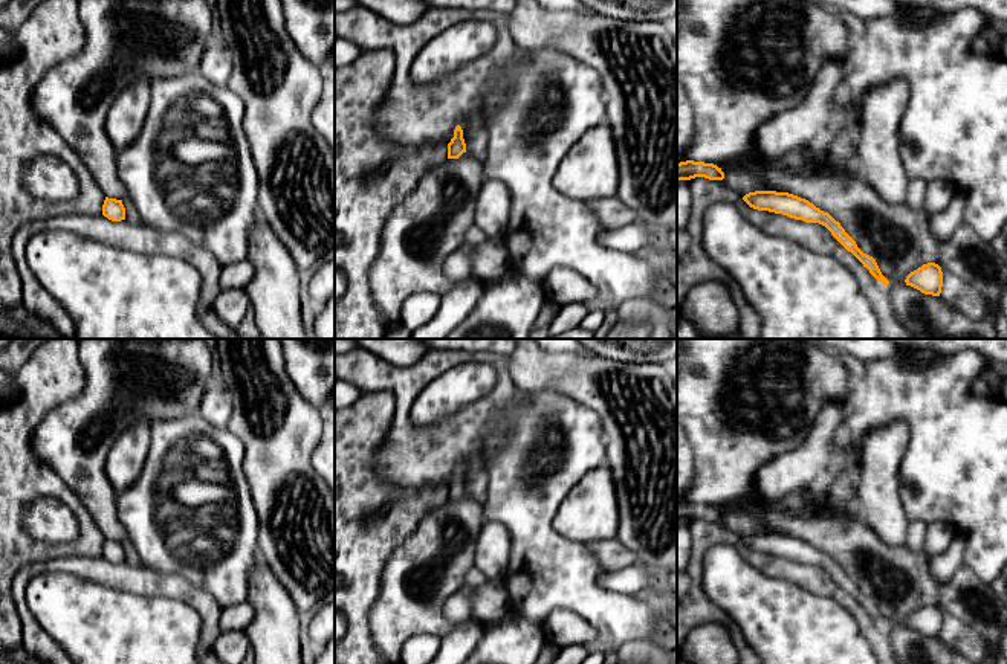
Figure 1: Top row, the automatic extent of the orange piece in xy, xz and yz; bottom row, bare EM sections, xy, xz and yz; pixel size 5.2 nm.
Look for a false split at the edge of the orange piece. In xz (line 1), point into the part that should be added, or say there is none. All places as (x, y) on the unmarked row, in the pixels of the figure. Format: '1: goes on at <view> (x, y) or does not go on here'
1: does not go on here

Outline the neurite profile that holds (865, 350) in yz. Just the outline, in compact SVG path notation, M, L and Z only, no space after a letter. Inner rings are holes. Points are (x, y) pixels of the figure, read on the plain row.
M811 339L836 354L850 354L862 362L908 359L912 365L935 362L941 354L934 350L895 345L891 339Z

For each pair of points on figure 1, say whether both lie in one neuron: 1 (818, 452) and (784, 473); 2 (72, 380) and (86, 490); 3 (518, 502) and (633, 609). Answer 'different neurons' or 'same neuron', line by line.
1: same neuron
2: different neurons
3: same neuron

